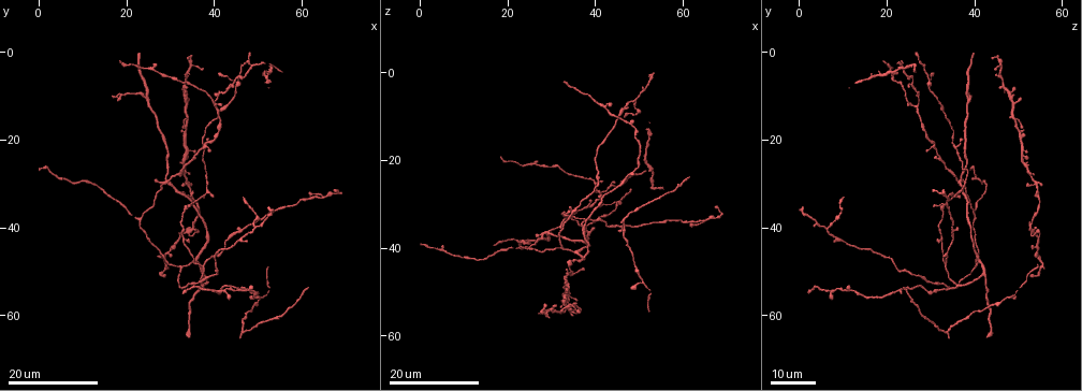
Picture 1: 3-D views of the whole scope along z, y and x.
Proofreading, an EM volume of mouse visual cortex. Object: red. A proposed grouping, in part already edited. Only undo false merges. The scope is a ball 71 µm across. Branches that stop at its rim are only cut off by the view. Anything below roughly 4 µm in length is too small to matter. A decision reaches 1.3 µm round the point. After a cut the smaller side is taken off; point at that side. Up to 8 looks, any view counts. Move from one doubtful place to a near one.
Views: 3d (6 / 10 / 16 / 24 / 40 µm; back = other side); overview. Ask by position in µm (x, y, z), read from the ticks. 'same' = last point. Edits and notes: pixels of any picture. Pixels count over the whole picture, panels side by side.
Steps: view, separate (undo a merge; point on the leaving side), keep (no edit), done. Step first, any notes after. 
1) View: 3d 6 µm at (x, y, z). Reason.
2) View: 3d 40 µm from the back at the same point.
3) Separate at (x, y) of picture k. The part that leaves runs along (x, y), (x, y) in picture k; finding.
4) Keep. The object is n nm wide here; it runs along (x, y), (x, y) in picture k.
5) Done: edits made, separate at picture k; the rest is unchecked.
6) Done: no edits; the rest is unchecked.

View: 3d 24 µm at (38.0, 48.5, 33.5).

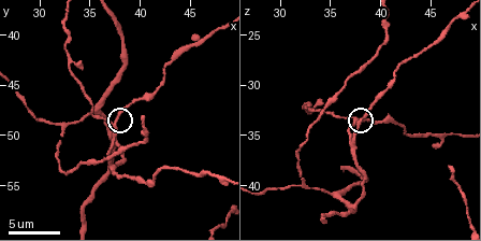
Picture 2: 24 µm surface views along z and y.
View: 3d 6 µm at the same point.

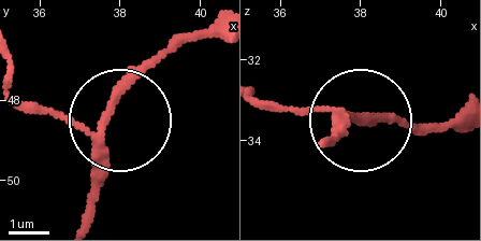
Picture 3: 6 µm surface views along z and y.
Keep. The side arm is 43 µm long; it runs along (85, 223), (112, 110), (173, 42) in picture 3; continuous, no second neuron.

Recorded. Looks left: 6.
View: 3d 24 µm at (29.0, 29.5, 36.5). Four arms meet.

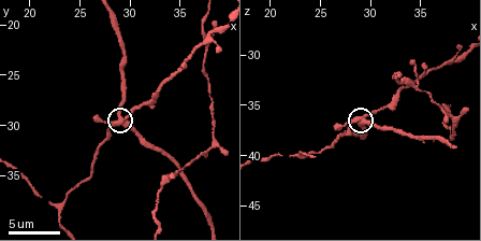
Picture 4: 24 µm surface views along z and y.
View: 3d 6 µm at (29.2, 29.4, 36.8).

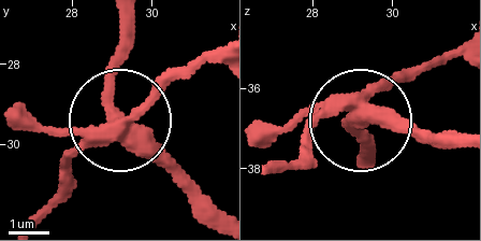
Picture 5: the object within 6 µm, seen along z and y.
View: 3d 6 µm from the back at (29.00, 29.50, 36.45).

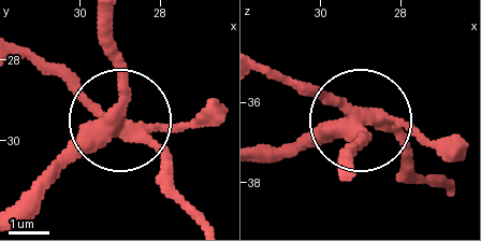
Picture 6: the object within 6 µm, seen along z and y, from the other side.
Keep. 4 arms meet here; it runs along (261, 162), (363, 122), (353, 162) in picture 6; all the same neuron.

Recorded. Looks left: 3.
View: 3d 24 µm at (49.5, 40.5, 6.0). Three-way junction.

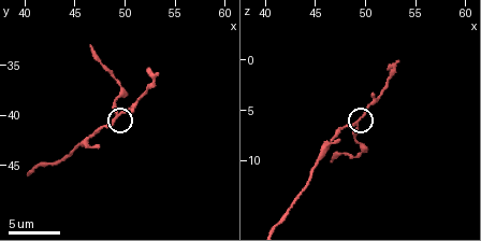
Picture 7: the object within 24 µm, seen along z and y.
View: 3d 6 µm at (49.0, 40.0, 6.2). Zoom in.

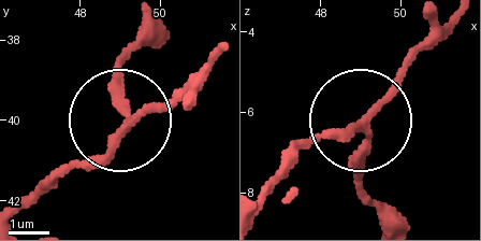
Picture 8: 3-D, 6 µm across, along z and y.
Keep. 3 arms meet here; it runs along (19, 209), (54, 174), (166, 109), (204, 74) in picture 8; all the same neuron.

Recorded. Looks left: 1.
View: 3d 6 µm at (32.4, 49.0, 40.0). Three-way junction.

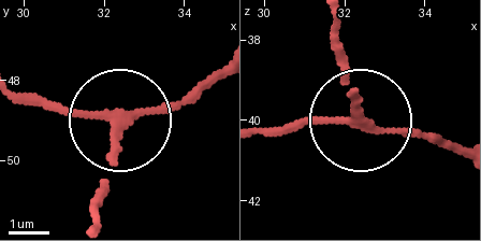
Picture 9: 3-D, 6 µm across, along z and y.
Keep. 3 arms meet here; it runs along (457, 150), (354, 123), (262, 132) in picture 9; all the same neuron.

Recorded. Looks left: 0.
Done: no edits; the rest is unchecked.

